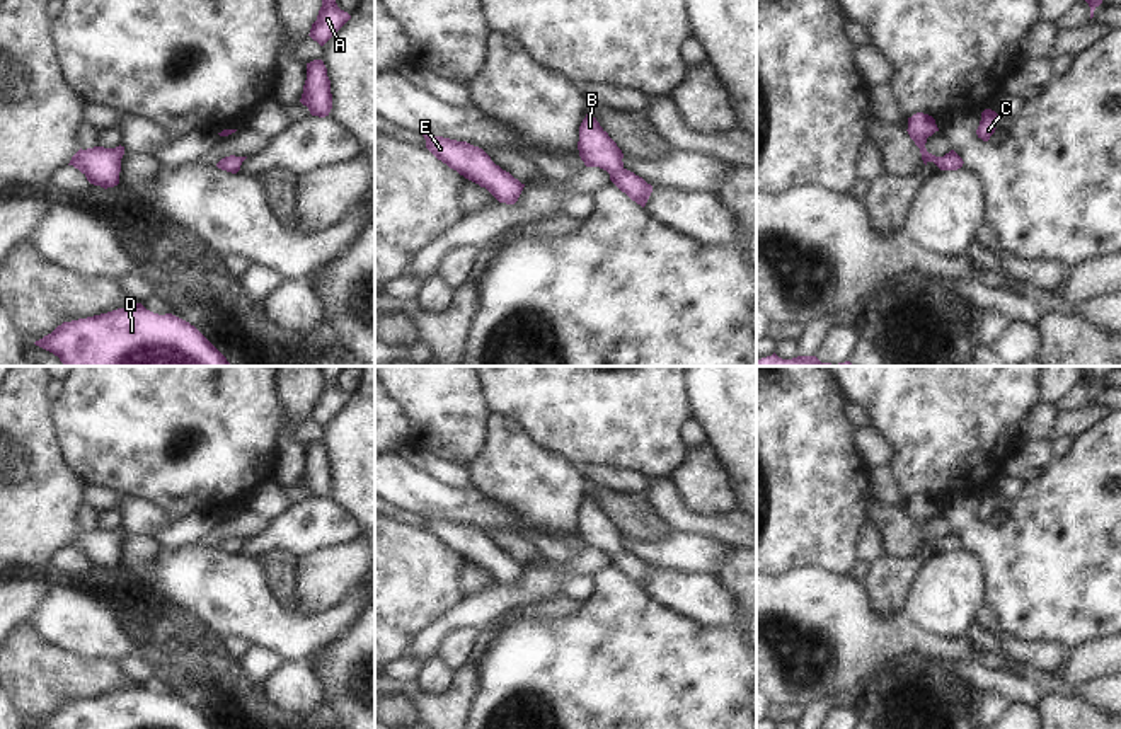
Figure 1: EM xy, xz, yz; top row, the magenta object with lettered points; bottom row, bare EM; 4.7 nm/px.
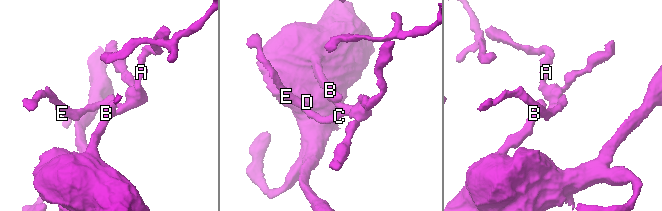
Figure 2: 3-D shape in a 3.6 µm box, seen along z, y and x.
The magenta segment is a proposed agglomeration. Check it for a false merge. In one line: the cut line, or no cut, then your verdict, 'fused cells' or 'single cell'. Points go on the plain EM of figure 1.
no cut | single cell

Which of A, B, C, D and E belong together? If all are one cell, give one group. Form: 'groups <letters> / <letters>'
groups A B C D E

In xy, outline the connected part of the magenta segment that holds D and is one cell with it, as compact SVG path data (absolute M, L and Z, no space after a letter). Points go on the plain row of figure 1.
M141 685L63 703L34 724L39 729L215 729L194 707L158 697Z

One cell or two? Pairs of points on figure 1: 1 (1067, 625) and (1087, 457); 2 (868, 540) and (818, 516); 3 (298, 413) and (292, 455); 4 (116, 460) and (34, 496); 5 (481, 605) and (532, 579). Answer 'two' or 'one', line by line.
1: one
2: two
3: one
4: two
5: one

